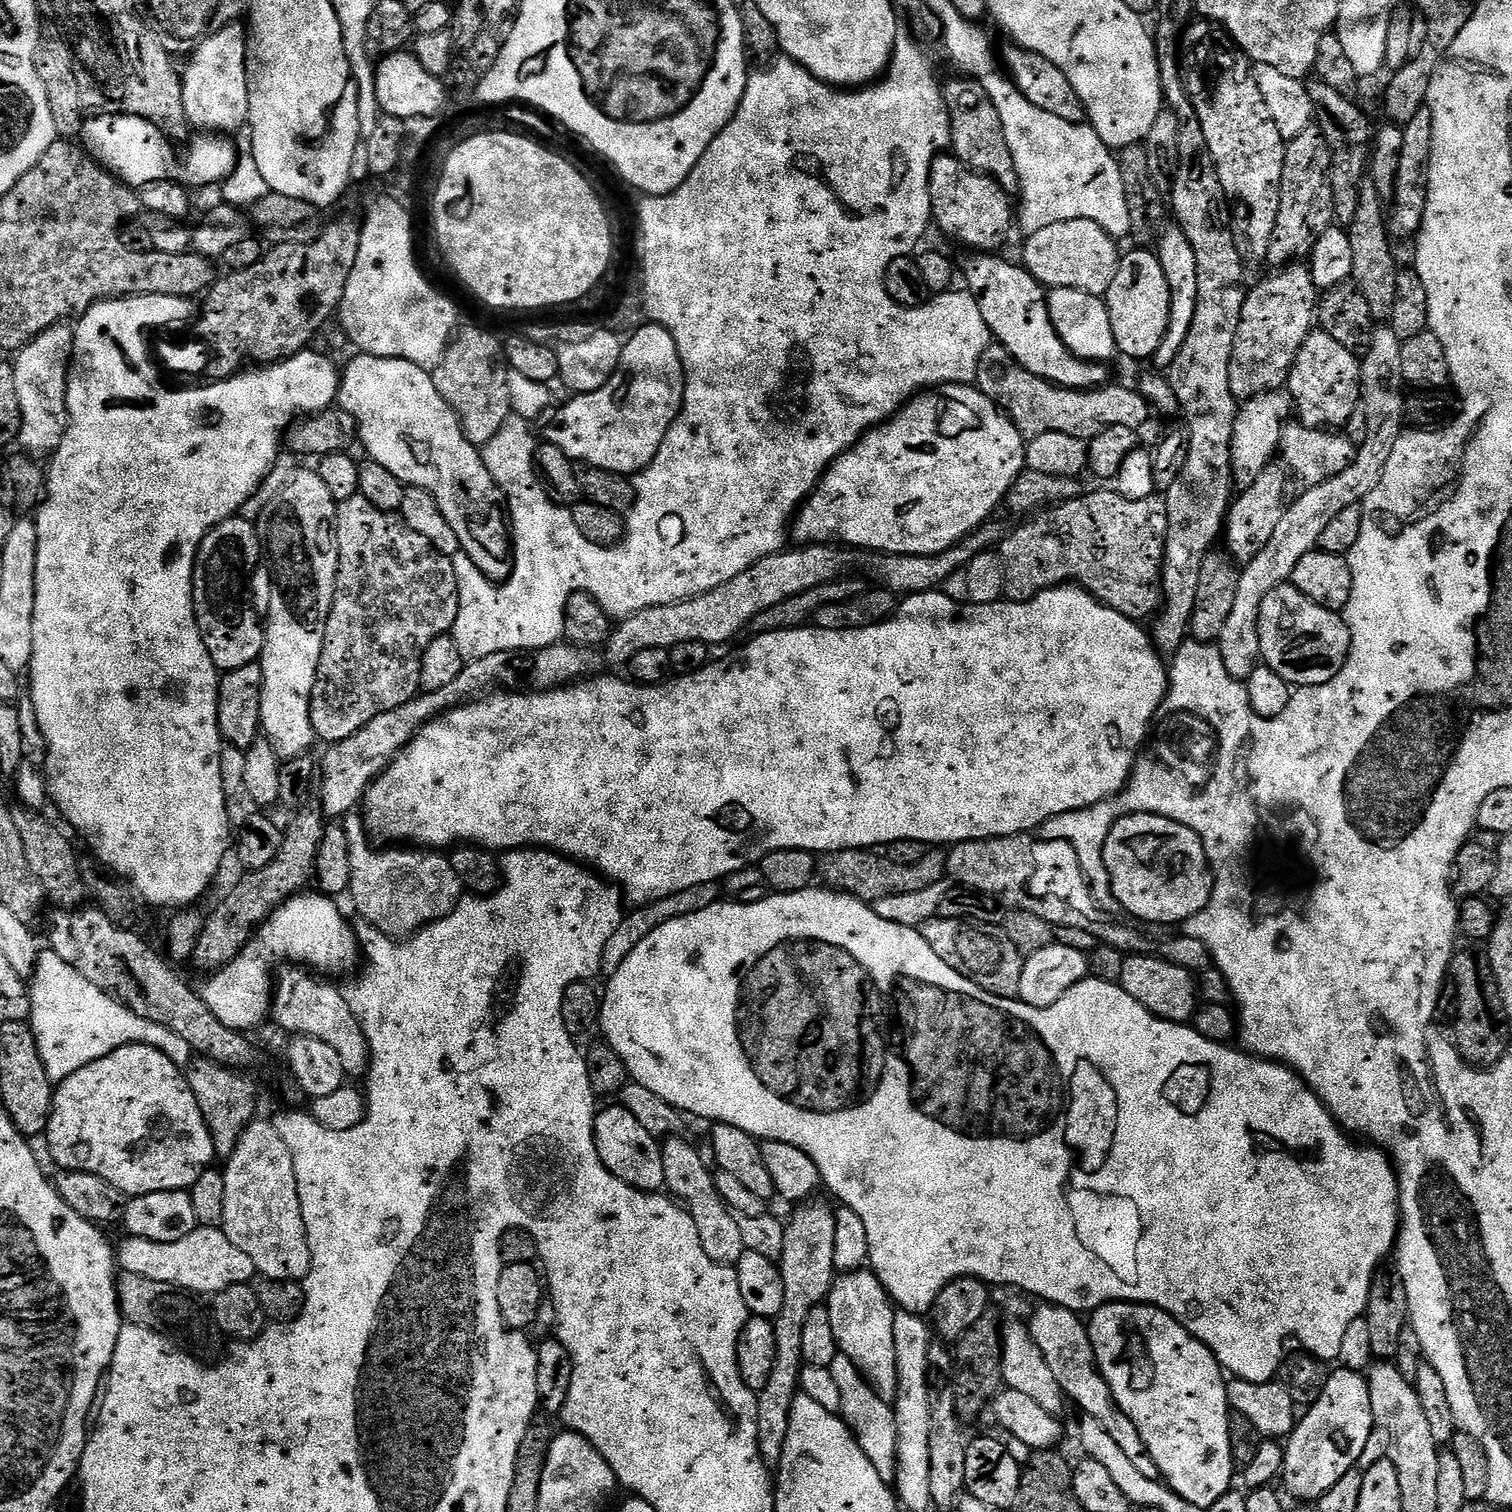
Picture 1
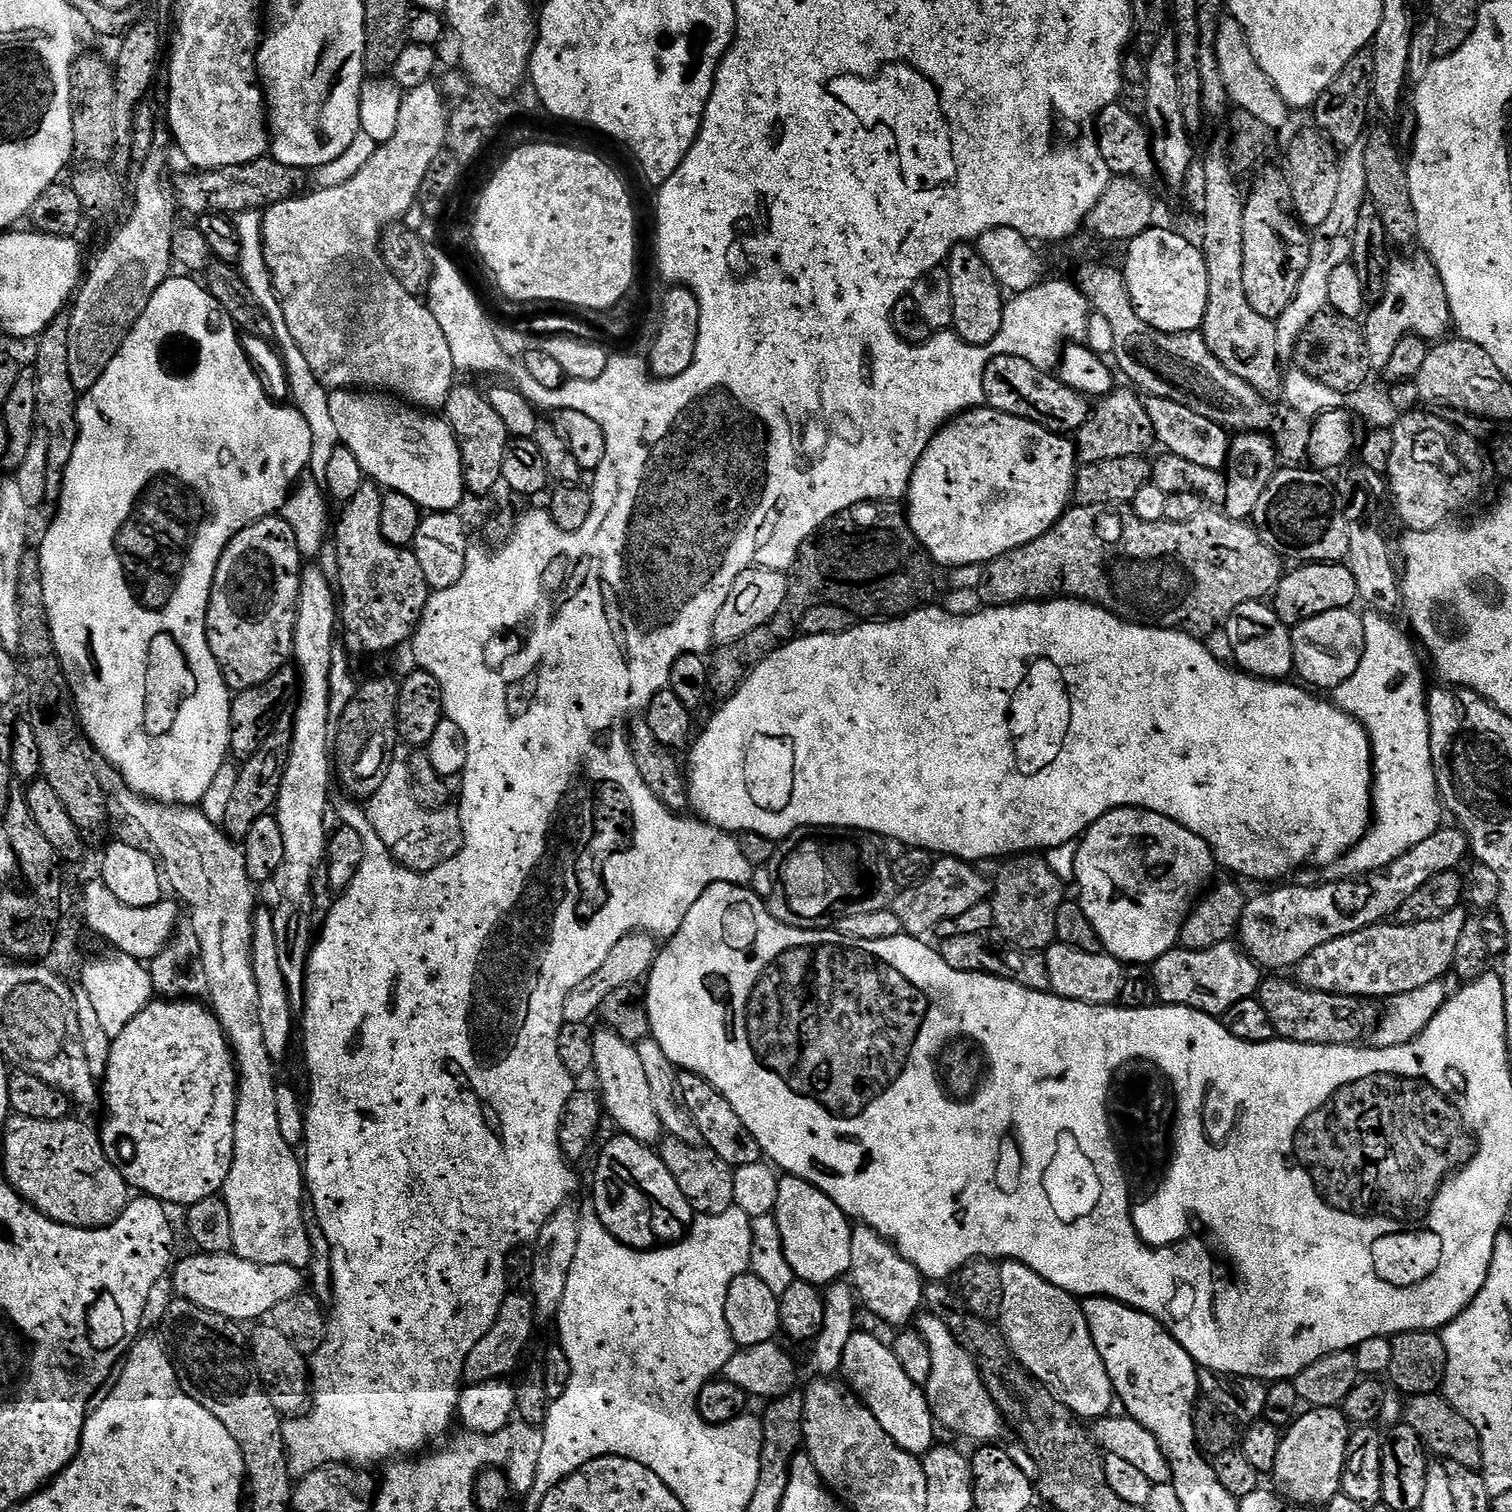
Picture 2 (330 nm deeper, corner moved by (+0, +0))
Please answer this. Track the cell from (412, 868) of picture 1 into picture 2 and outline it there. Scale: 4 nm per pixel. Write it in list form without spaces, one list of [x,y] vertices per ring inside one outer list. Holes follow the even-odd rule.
[[[404,760],[392,762],[382,786],[372,793],[366,804],[368,817],[378,836],[396,855],[400,864],[418,873],[436,869],[456,856],[464,845],[464,825],[459,809],[454,806],[446,810],[438,809],[426,807],[416,799],[412,790],[412,776]]]

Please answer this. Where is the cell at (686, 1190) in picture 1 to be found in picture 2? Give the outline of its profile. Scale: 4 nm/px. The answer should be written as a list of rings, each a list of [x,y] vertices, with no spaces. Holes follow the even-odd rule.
[[[611,1030],[597,1031],[592,1037],[592,1053],[594,1054],[594,1077],[600,1083],[599,1099],[605,1113],[612,1115],[619,1131],[625,1136],[634,1138],[639,1144],[659,1145],[665,1130],[659,1120],[657,1107],[654,1106],[653,1091],[646,1078],[645,1067],[638,1056],[637,1045],[624,1041],[618,1033]]]

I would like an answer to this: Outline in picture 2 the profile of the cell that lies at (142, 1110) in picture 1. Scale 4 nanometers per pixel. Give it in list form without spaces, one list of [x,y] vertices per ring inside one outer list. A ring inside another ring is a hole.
[[[156,998],[147,1004],[113,1039],[108,1069],[104,1077],[102,1077],[102,1104],[104,1100],[104,1108],[108,1111],[108,1125],[102,1128],[103,1139],[109,1145],[112,1145],[118,1143],[121,1136],[122,1139],[129,1140],[132,1143],[132,1152],[136,1155],[128,1165],[123,1165],[122,1168],[129,1189],[146,1196],[152,1196],[155,1200],[159,1200],[168,1206],[173,1206],[172,1204],[181,1204],[181,1206],[197,1204],[202,1198],[217,1195],[223,1189],[226,1178],[230,1174],[232,1159],[234,1158],[234,1118],[236,1117],[237,1083],[238,1073],[232,1048],[228,1044],[228,1039],[224,1037],[222,1026],[218,1022],[216,1015],[212,1013],[211,1007],[205,1006],[196,1000],[169,1000],[167,998]]]

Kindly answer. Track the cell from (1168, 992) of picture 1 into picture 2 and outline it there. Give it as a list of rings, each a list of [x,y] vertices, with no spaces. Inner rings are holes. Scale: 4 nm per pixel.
[[[1232,942],[1214,945],[1213,948],[1202,949],[1200,952],[1181,946],[1171,948],[1166,954],[1162,954],[1162,958],[1152,961],[1150,971],[1152,971],[1152,984],[1156,987],[1157,994],[1160,995],[1161,1005],[1173,1008],[1193,1008],[1206,1013],[1207,1016],[1217,1018],[1223,1017],[1224,1013],[1238,1002],[1255,997],[1262,983],[1260,965],[1254,963],[1247,952]]]

